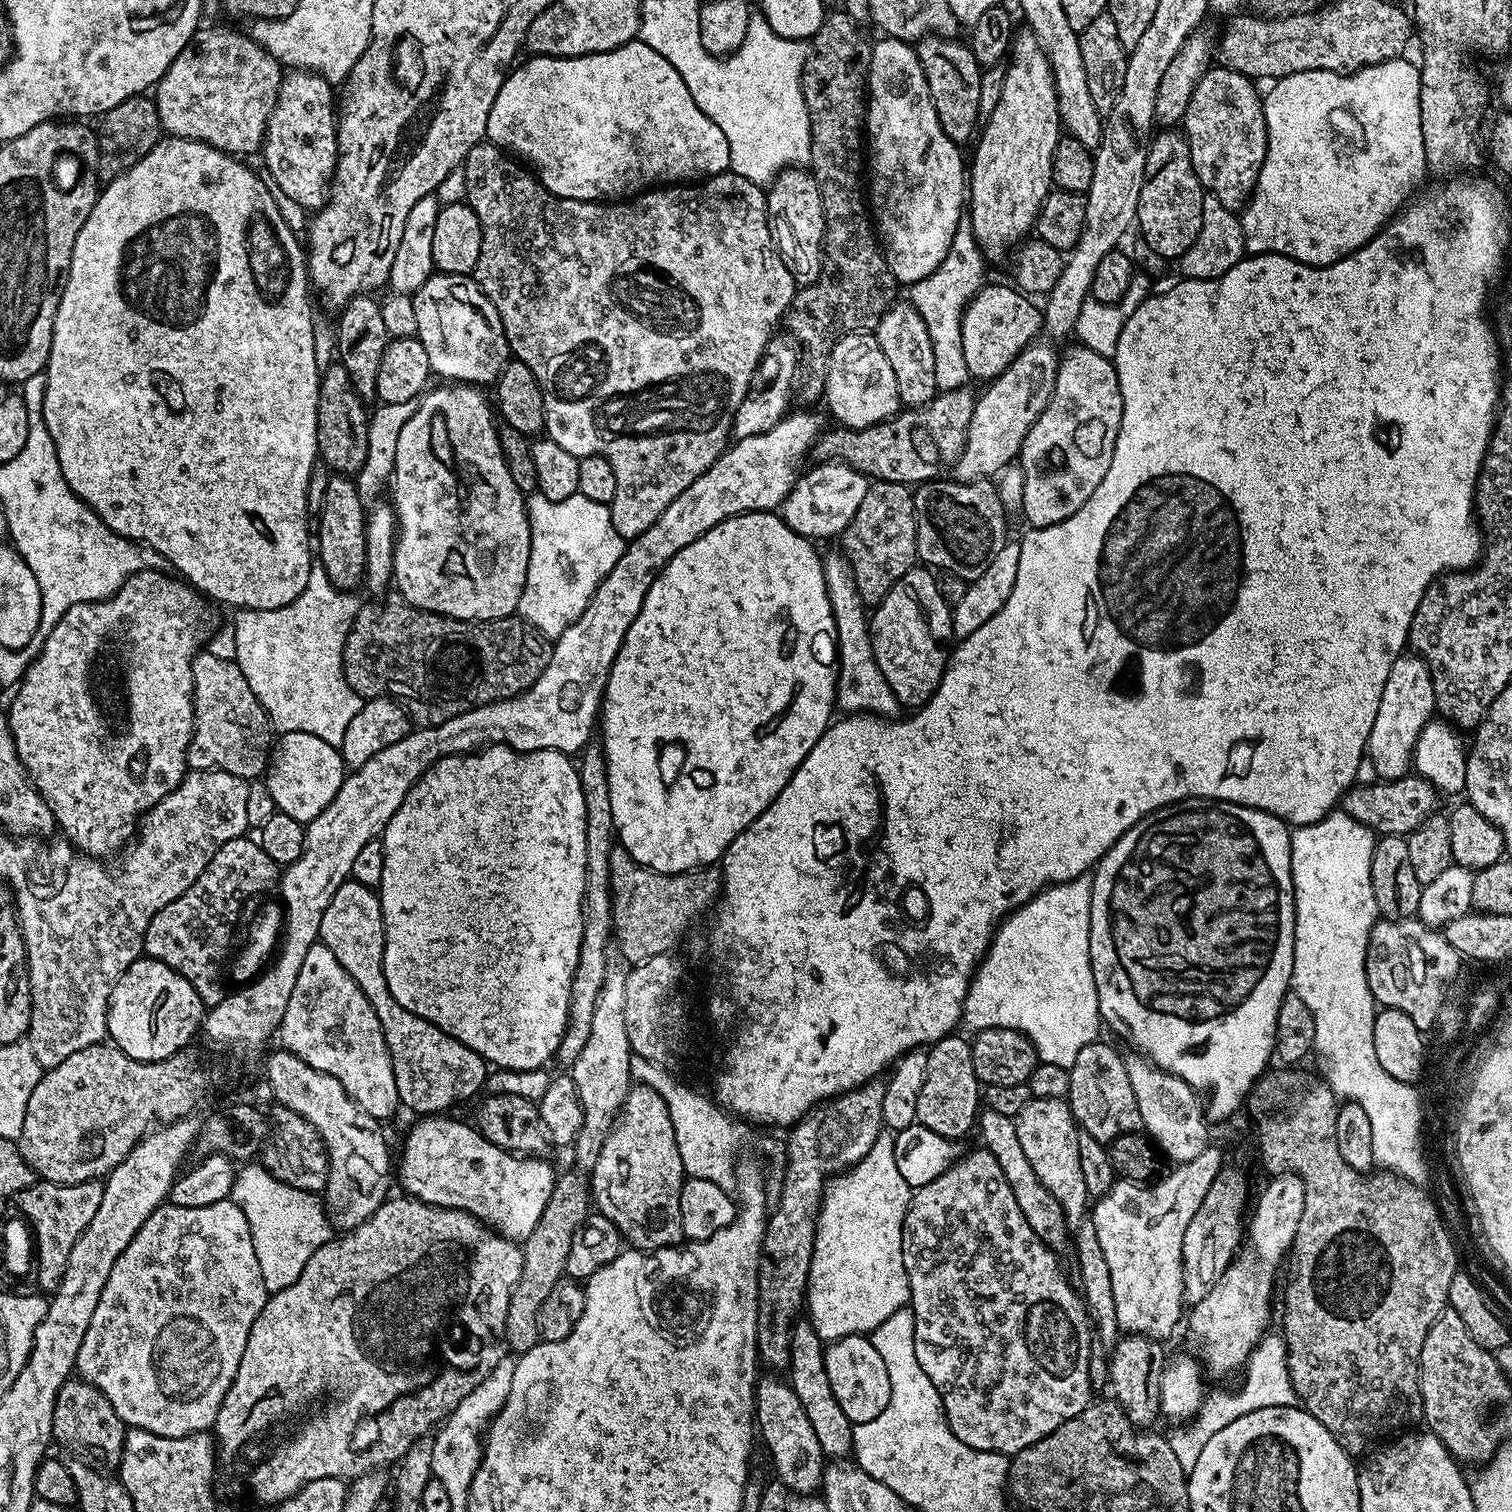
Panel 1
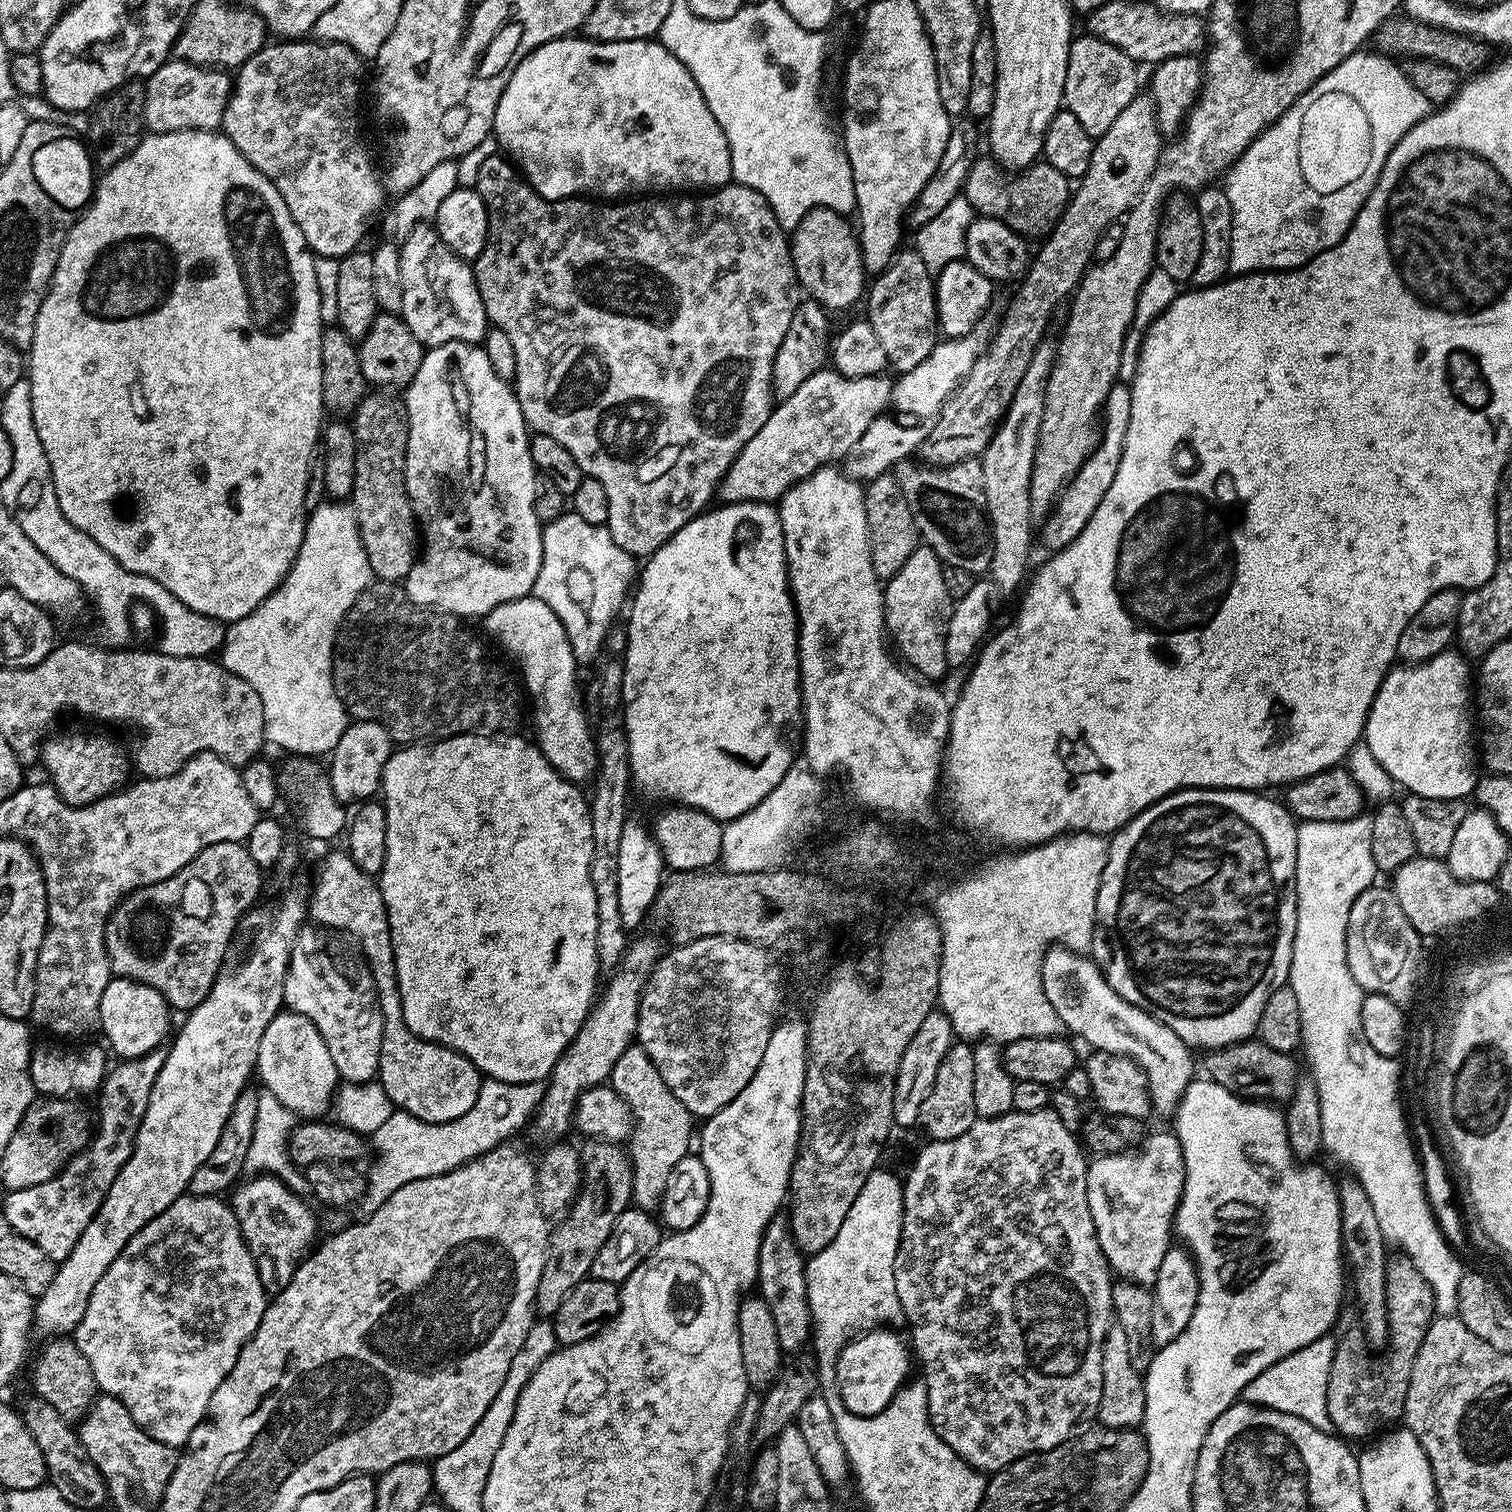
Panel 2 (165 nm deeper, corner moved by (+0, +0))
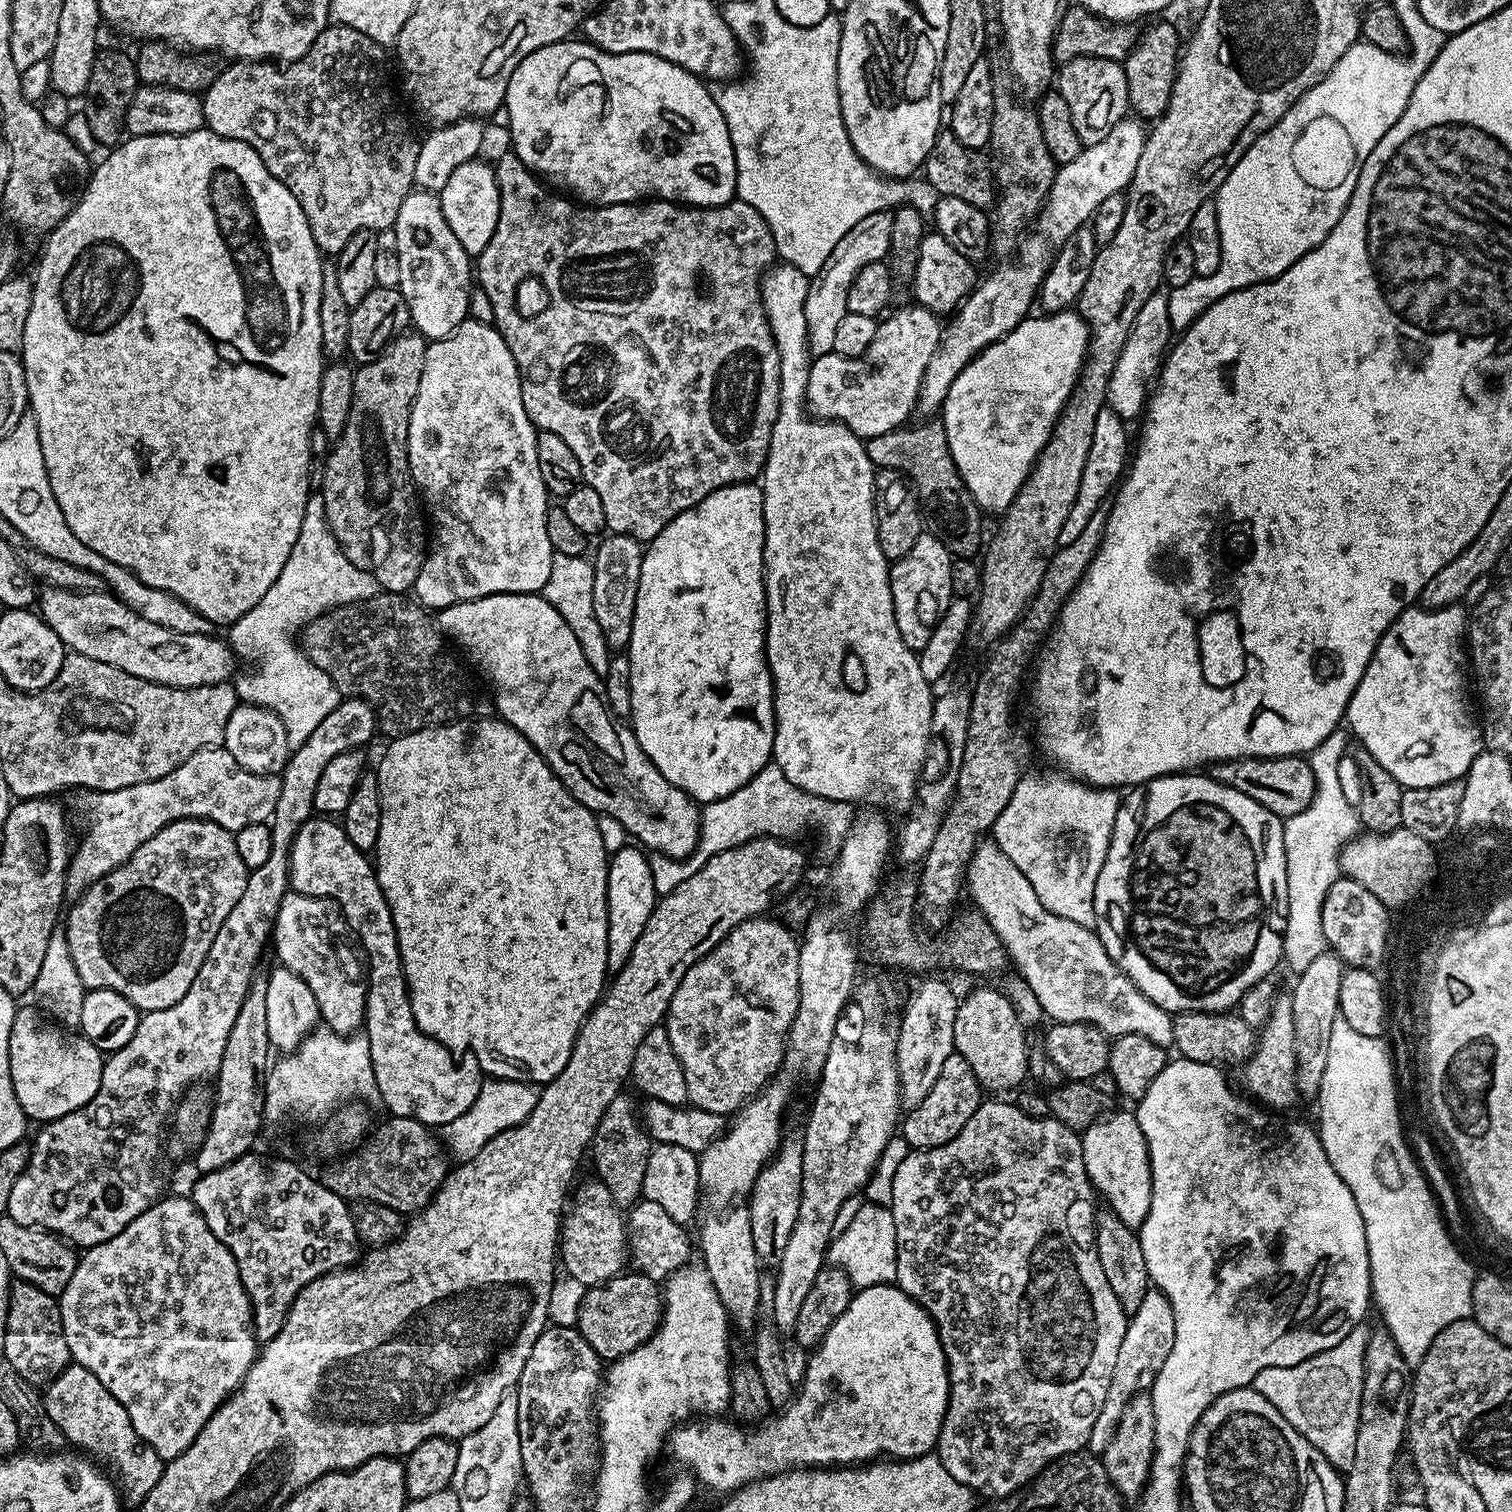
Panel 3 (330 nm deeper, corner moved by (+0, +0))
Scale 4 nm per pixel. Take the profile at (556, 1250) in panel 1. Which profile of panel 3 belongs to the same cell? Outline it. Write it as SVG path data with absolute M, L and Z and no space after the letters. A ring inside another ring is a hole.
M621 1090L614 1102L606 1106L606 1114L598 1122L590 1145L590 1160L596 1163L595 1175L610 1190L617 1205L631 1206L641 1199L646 1178L646 1162L650 1158L654 1141L644 1126L638 1100L627 1096L627 1091Z

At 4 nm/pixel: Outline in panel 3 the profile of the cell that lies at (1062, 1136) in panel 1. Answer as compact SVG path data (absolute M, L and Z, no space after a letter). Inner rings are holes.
M988 1098L974 1110L974 1118L966 1122L964 1129L958 1133L950 1142L946 1142L937 1148L925 1148L923 1150L912 1150L908 1157L896 1168L896 1173L892 1176L892 1201L890 1207L894 1218L894 1230L896 1231L896 1279L895 1283L906 1293L911 1300L916 1300L926 1311L928 1316L936 1324L936 1333L940 1336L940 1345L944 1351L944 1357L948 1363L948 1409L942 1422L940 1439L938 1441L938 1455L940 1461L977 1497L999 1498L1001 1496L1011 1496L1027 1489L1028 1485L1047 1469L1048 1465L1071 1456L1073 1452L1081 1451L1087 1445L1090 1438L1090 1430L1102 1410L1102 1402L1106 1402L1106 1390L1110 1390L1110 1378L1114 1374L1114 1362L1118 1362L1118 1346L1122 1346L1122 1338L1128 1329L1129 1317L1122 1310L1118 1298L1114 1298L1114 1290L1110 1290L1110 1282L1106 1282L1106 1274L1102 1274L1102 1262L1098 1262L1098 1250L1096 1249L1096 1213L1097 1209L1092 1208L1092 1196L1094 1189L1092 1181L1086 1174L1086 1166L1082 1158L1082 1146L1080 1136L1066 1127L1062 1121L1055 1118L1034 1118L1030 1114L1022 1114L1022 1110L1016 1107L1015 1103L1003 1104L1003 1099Z

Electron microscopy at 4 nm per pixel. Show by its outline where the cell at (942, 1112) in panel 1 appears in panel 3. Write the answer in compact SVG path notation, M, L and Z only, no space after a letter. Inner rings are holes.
M953 1051L950 1058L946 1058L942 1074L938 1074L938 1082L934 1084L934 1090L930 1090L922 1106L911 1109L903 1117L902 1132L904 1128L904 1140L909 1144L907 1147L912 1150L923 1150L937 1148L950 1142L964 1129L966 1122L974 1118L974 1110L978 1110L981 1103L982 1089L974 1070L970 1070L970 1062L966 1062L964 1056Z

